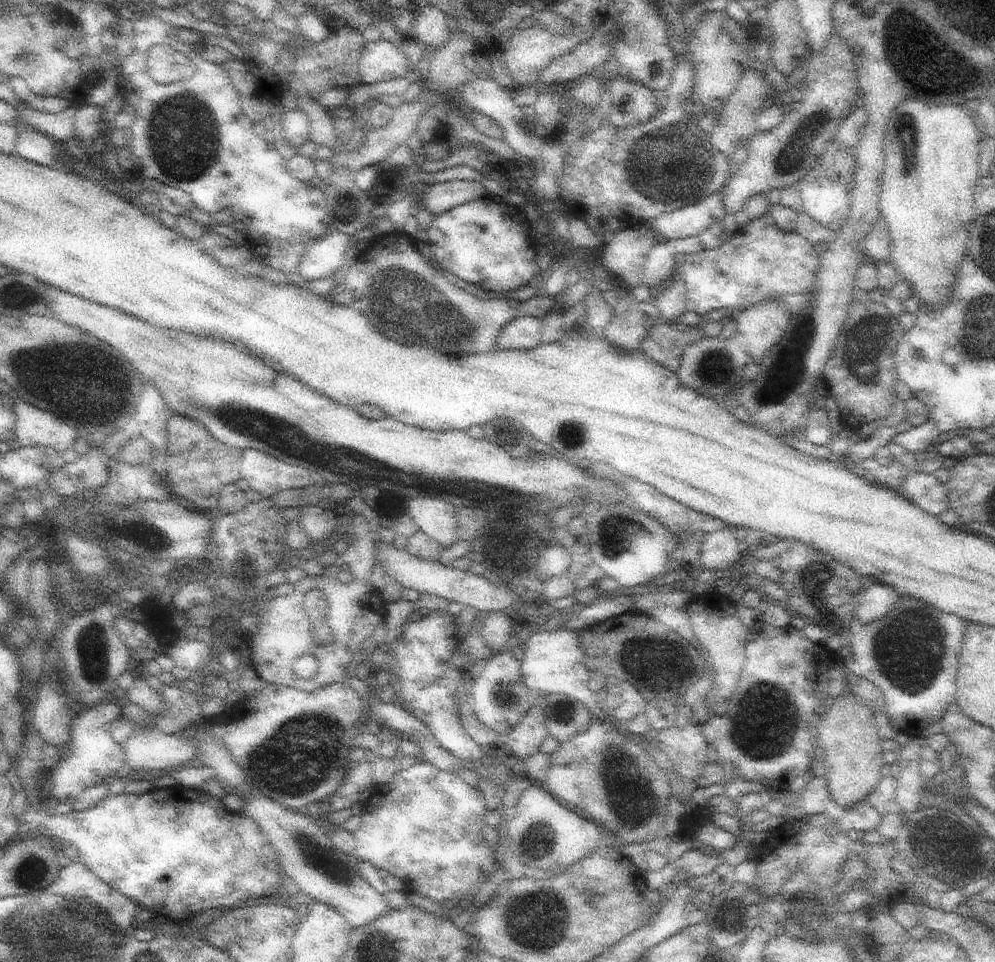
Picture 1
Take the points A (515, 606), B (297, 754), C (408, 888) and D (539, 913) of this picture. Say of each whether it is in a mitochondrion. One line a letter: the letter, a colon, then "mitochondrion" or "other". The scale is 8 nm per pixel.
A: other
B: mitochondrion
C: other
D: mitochondrion

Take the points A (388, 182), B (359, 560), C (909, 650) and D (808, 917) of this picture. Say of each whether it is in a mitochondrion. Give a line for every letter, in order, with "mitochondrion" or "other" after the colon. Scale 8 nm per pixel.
A: other
B: other
C: mitochondrion
D: mitochondrion

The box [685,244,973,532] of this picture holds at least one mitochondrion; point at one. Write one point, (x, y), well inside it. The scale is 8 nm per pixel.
(712, 371)

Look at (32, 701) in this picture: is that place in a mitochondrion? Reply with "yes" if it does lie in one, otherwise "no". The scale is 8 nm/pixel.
no

